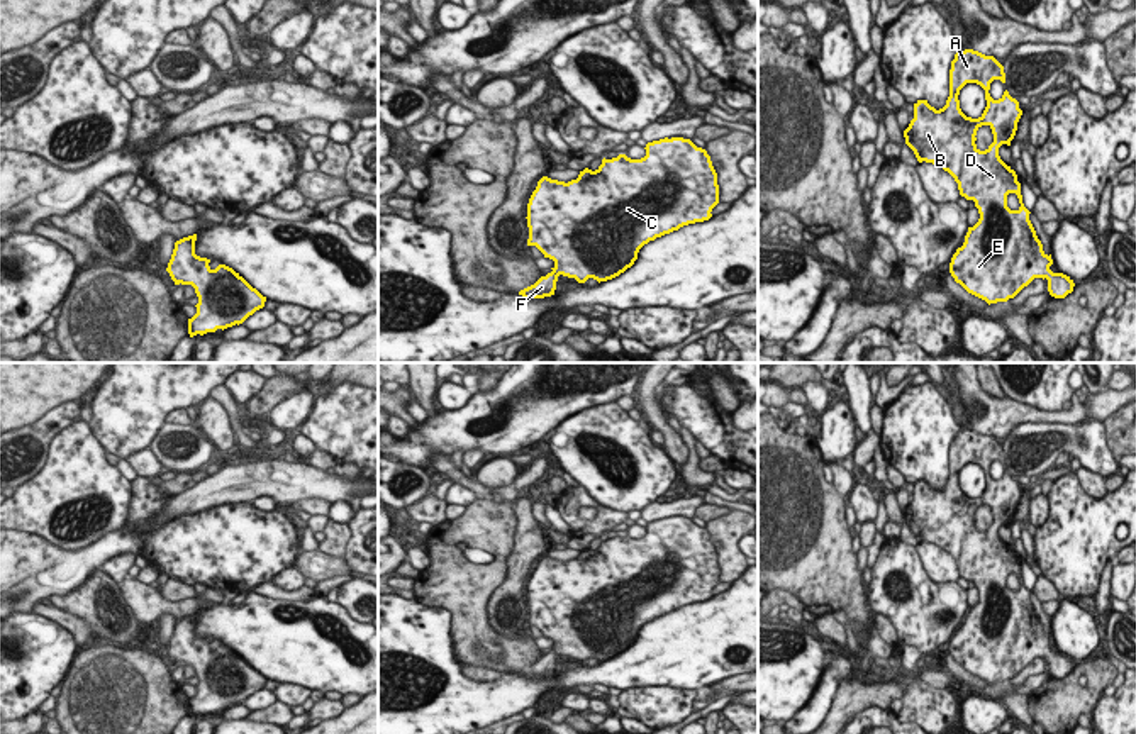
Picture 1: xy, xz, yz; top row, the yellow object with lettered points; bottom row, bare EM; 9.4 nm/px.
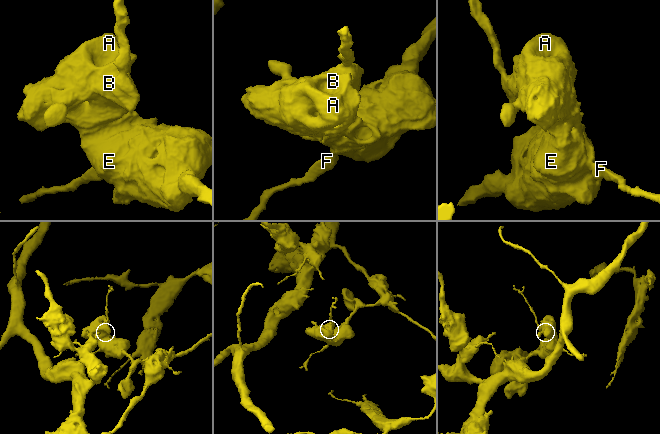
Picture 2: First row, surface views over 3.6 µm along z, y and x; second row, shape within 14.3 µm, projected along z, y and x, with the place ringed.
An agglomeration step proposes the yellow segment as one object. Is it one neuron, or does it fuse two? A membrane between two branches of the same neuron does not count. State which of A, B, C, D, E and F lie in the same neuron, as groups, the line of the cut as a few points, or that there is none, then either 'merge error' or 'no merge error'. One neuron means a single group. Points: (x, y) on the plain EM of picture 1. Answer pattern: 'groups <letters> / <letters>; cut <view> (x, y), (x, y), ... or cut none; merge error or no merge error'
groups A B C D E F; cut none; no merge error

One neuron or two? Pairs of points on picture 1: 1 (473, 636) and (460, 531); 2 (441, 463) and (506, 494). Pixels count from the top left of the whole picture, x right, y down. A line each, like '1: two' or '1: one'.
1: one
2: one

